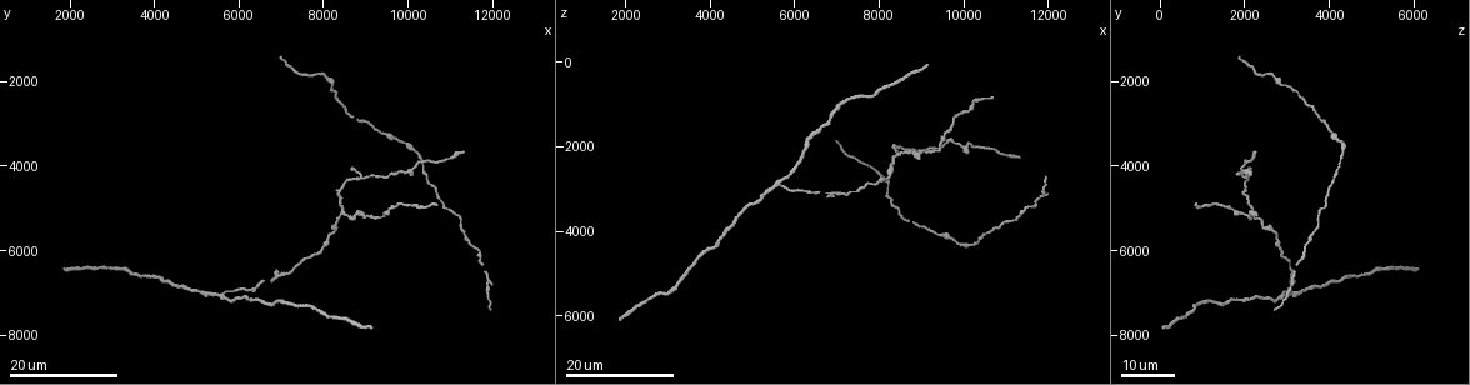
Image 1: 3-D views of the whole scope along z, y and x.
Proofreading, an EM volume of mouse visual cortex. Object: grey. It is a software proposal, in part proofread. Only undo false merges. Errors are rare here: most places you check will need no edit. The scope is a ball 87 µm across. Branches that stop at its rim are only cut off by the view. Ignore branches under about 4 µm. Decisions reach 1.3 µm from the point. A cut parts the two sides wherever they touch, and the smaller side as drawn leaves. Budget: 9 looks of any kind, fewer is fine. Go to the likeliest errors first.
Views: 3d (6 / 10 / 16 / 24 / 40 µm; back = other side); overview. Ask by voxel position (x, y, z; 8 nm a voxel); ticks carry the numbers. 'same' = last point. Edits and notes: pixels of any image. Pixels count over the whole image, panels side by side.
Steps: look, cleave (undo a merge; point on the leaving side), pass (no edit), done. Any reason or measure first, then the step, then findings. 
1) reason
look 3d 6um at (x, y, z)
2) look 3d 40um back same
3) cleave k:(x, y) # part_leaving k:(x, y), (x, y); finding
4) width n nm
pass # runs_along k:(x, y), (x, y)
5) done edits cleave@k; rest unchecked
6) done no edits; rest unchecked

look 3d 24um at (5550, 7100, 2850)

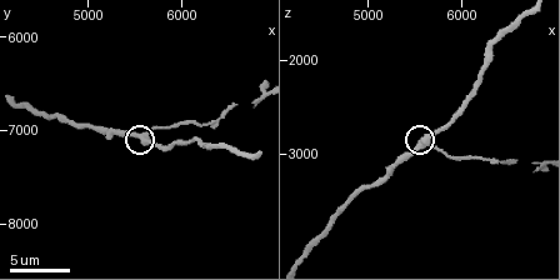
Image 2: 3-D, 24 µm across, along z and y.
look 3d 10um at (5550, 7100, 2900)

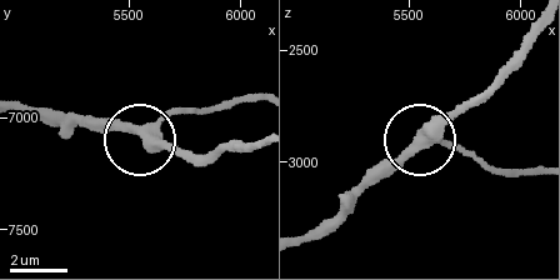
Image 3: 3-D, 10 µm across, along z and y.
arms 3
pass # runs_along 3:(256, 99), (193, 106), (149, 135), (190, 161); one neuron here

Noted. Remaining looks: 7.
a fork
look 3d 24um at (8450, 5150, 2150)

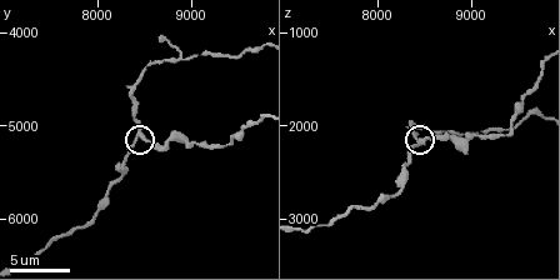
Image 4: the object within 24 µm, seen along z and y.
look 3d 10um at (8450, 5150, 2150)

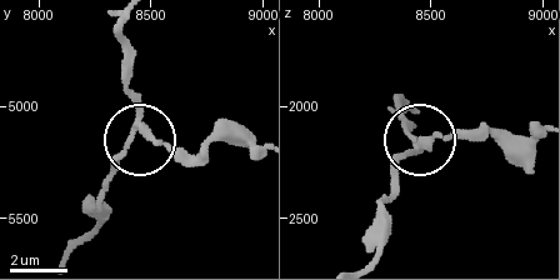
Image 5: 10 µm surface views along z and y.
arms 3
cleave 5:(171, 154) # part_leaving 5:(140, 128), (195, 154), (224, 141), (253, 144); two neurons meet here

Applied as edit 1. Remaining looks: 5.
look overview

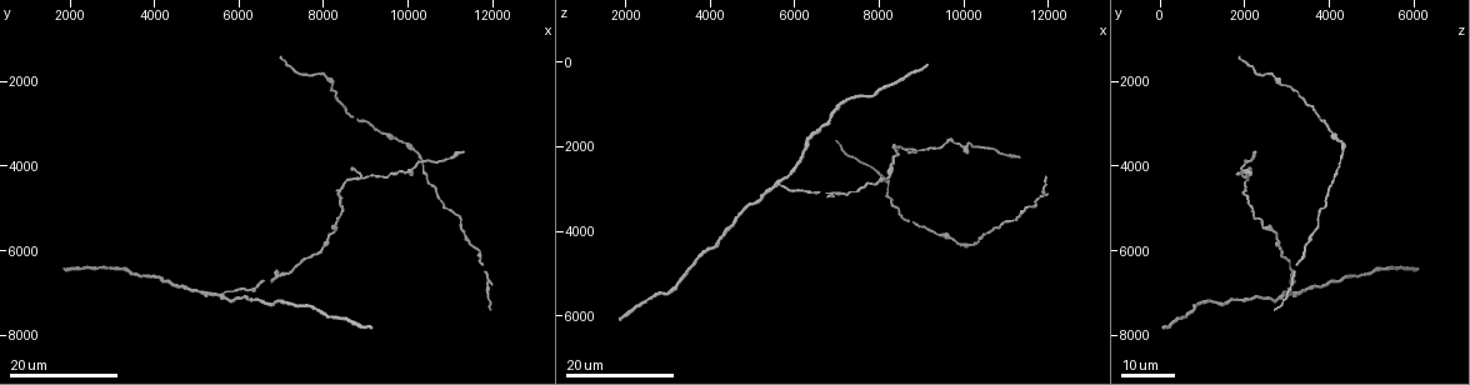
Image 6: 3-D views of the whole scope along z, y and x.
small branch off a trunk
look 3d 16um at (8950, 4300, 2150)

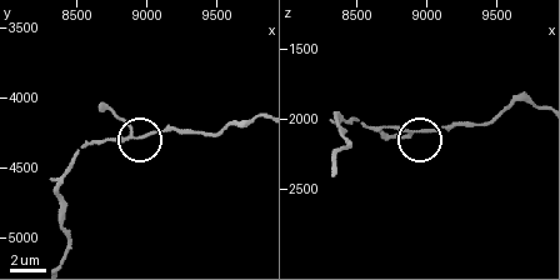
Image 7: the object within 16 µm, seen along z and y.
look 3d 6um at (8920, 4260, 2080)

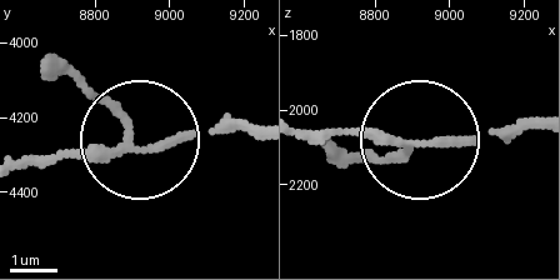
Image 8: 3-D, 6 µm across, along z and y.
arms 3
pass # runs_along 8:(409, 140), (528, 129); all the same neuron

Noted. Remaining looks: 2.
calibre changes
look 3d 16um at (10100, 4050, 1900)

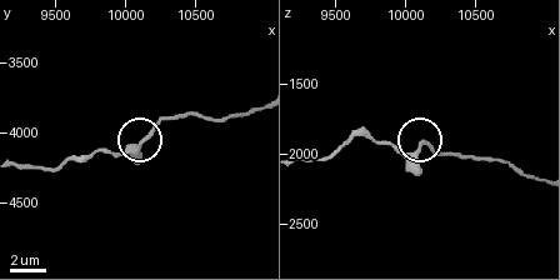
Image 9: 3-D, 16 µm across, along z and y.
zoom in
look 3d 10um at (10140, 4060, 1920)

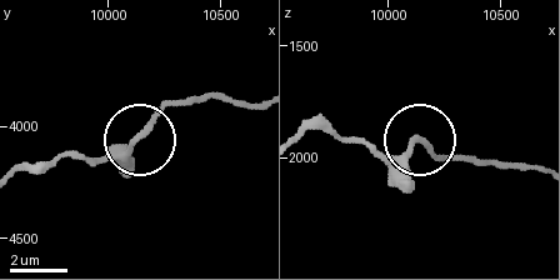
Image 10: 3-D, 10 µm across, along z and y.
pass # runs_along 10:(304, 133), (326, 125), (390, 154), (421, 140), (460, 159); one neuron here

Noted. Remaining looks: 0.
done edits cleave@5; rest unchecked

